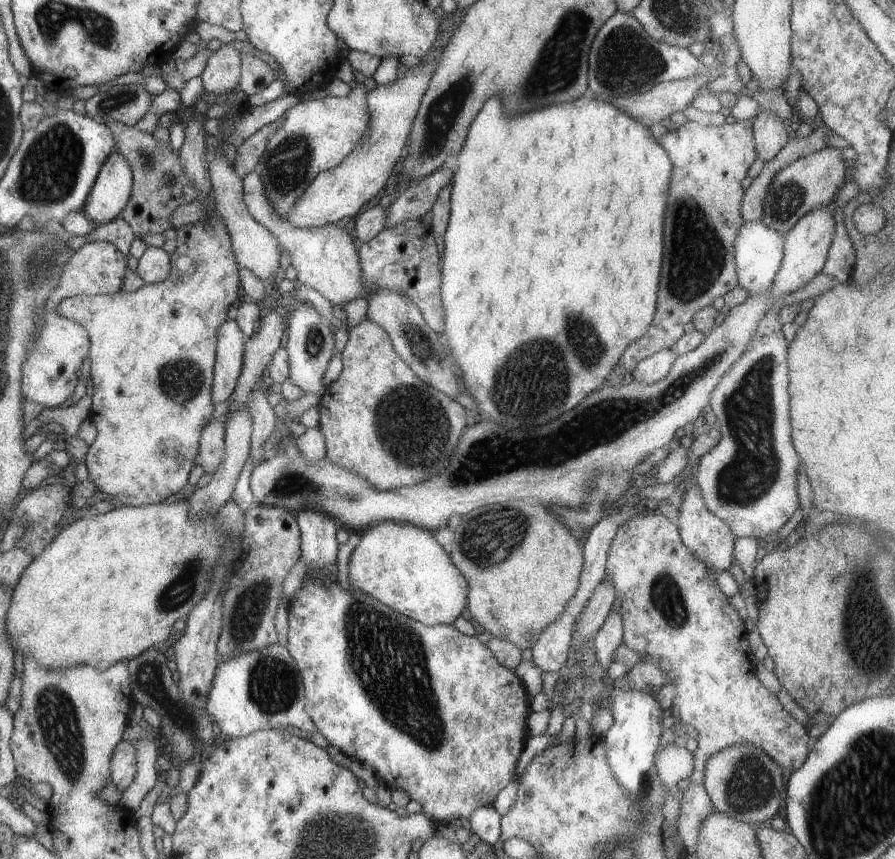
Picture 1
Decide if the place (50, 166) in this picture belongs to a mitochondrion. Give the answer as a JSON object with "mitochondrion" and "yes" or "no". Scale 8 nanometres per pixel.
{"mitochondrion":"yes"}

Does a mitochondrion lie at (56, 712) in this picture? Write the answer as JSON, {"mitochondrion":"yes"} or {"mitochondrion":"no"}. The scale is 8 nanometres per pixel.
{"mitochondrion":"yes"}

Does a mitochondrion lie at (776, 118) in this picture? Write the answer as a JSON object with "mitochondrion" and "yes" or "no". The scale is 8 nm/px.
{"mitochondrion":"no"}

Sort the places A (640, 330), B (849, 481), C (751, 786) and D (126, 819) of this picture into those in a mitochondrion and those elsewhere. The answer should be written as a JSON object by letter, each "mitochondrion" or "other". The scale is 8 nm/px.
{"A":"other","B":"other","C":"mitochondrion","D":"other"}

